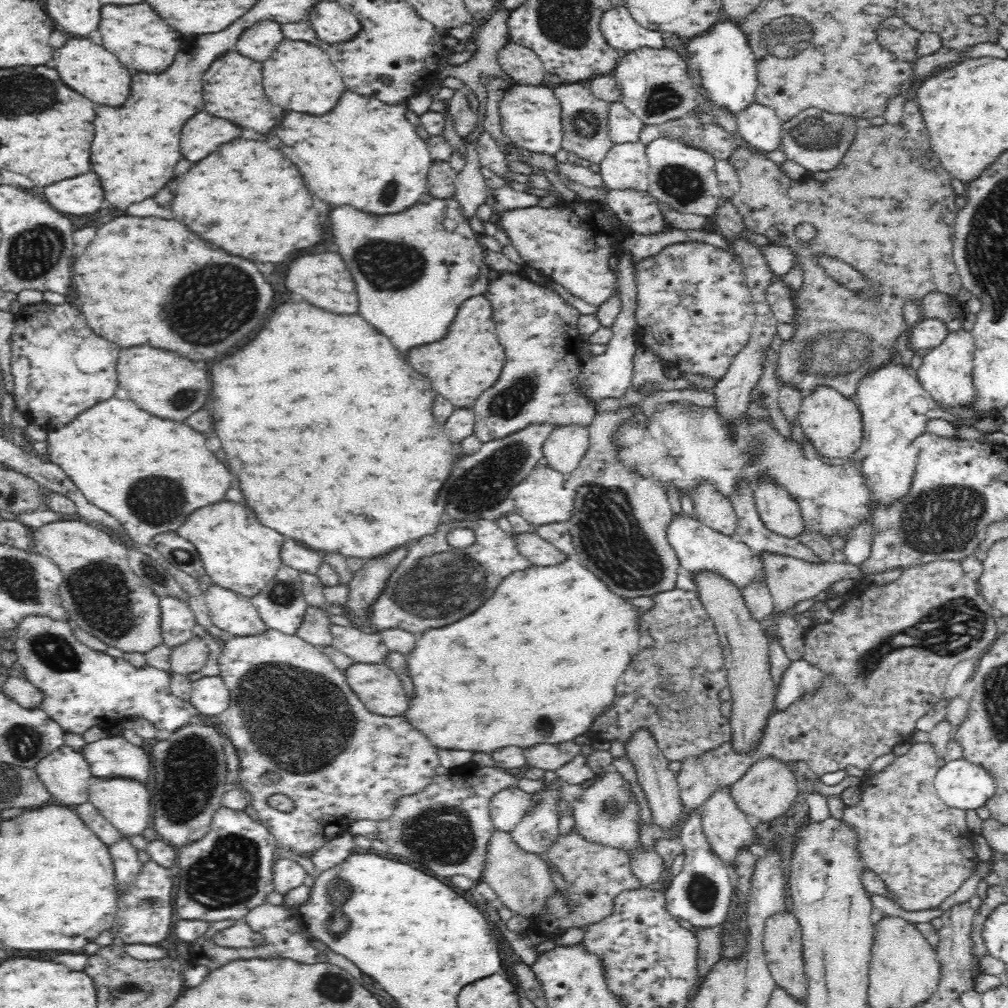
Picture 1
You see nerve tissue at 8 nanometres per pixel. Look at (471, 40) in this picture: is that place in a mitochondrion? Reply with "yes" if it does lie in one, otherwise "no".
no

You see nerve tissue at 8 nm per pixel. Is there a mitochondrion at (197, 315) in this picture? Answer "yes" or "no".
yes

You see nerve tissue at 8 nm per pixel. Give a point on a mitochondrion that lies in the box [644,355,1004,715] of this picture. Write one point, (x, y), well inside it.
(946, 520)

